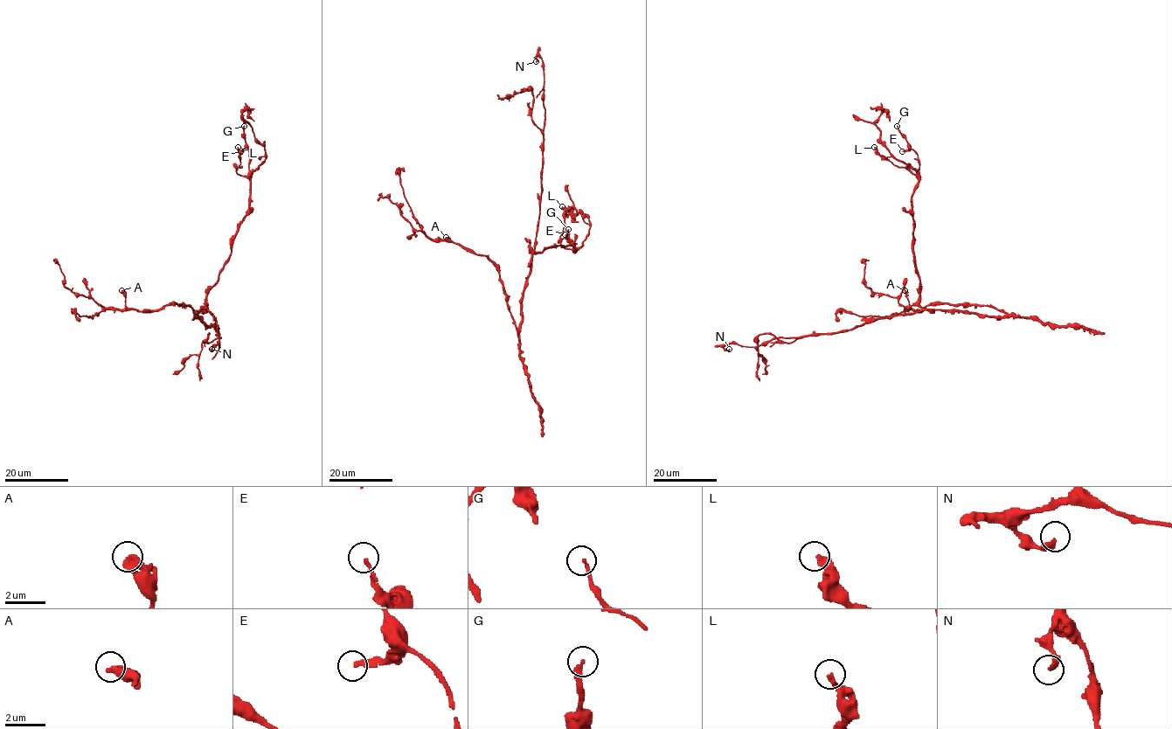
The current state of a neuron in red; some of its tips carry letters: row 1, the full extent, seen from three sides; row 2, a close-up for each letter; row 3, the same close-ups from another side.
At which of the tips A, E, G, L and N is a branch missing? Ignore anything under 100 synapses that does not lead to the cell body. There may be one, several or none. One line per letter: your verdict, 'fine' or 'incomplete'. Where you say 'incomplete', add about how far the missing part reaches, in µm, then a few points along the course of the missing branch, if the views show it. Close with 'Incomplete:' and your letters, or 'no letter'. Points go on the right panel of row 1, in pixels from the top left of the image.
A: fine
E: fine
G: fine
L: fine
N: fine
Incomplete: no letter

